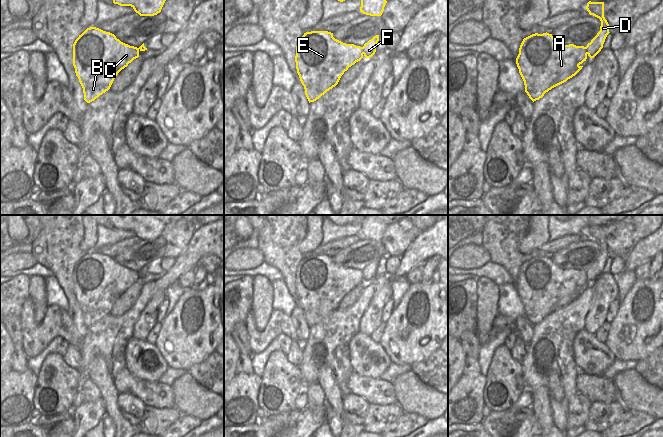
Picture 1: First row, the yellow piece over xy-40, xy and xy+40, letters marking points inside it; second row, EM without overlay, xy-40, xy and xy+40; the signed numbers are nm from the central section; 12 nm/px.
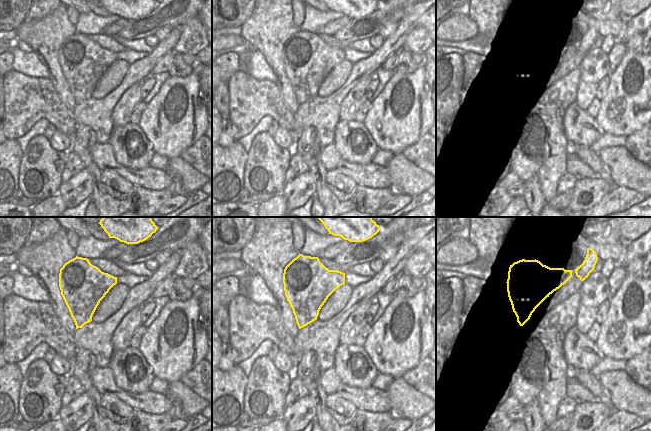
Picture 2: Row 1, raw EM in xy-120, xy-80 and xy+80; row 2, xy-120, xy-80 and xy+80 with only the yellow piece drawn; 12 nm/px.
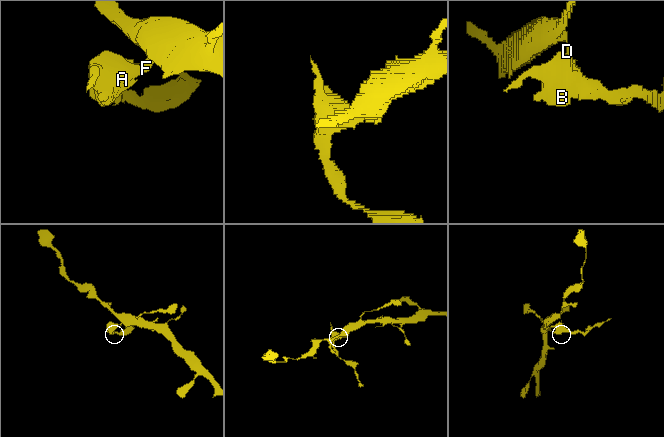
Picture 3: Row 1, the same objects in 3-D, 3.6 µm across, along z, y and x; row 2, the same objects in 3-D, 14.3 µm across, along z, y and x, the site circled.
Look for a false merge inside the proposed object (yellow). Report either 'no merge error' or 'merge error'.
merge error

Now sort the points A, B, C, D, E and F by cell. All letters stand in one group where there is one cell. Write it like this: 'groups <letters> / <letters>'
groups A B C E / D F

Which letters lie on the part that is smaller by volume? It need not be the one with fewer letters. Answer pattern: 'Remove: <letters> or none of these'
Remove: A, B, C, E

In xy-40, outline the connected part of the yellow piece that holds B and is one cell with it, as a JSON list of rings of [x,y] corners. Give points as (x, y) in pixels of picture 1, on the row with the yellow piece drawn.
[[[87,28],[73,44],[73,66],[83,88],[84,100],[94,101],[108,91],[118,73],[139,57],[139,48],[121,42],[110,32]]]

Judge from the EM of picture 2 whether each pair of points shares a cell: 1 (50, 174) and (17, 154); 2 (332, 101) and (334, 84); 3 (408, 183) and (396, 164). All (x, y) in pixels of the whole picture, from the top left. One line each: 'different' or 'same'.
1: different
2: different
3: same

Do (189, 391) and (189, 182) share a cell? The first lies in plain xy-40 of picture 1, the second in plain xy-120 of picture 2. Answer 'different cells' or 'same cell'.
same cell

